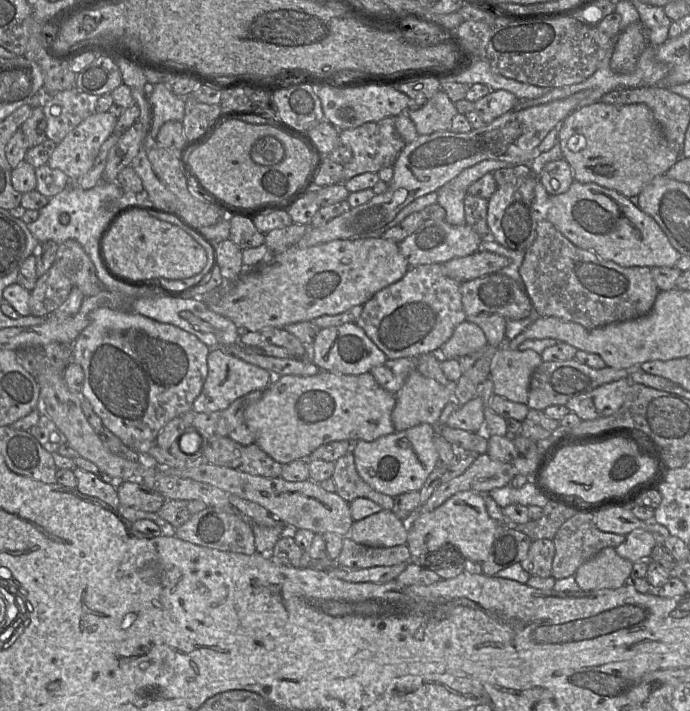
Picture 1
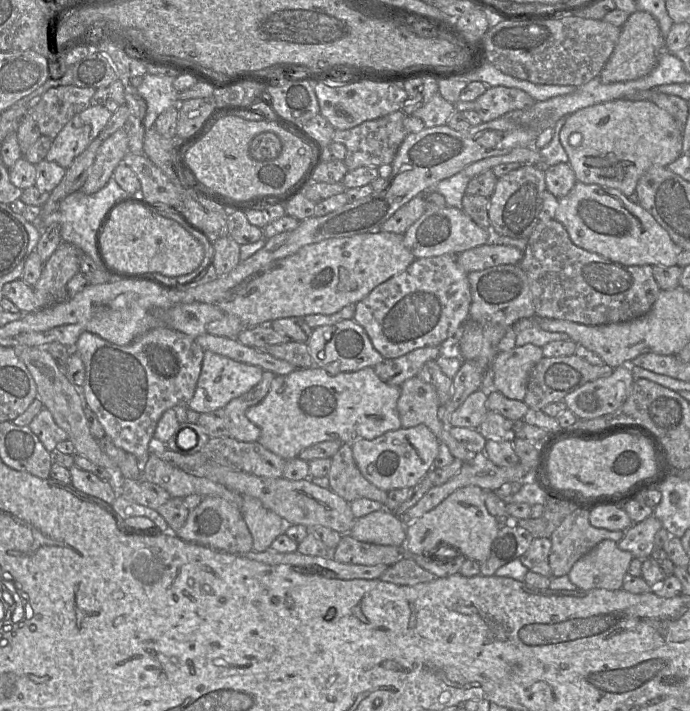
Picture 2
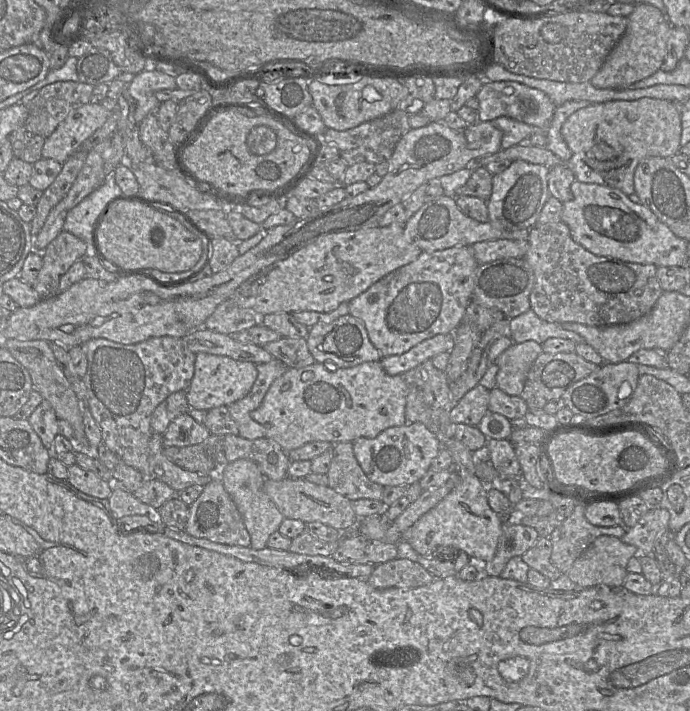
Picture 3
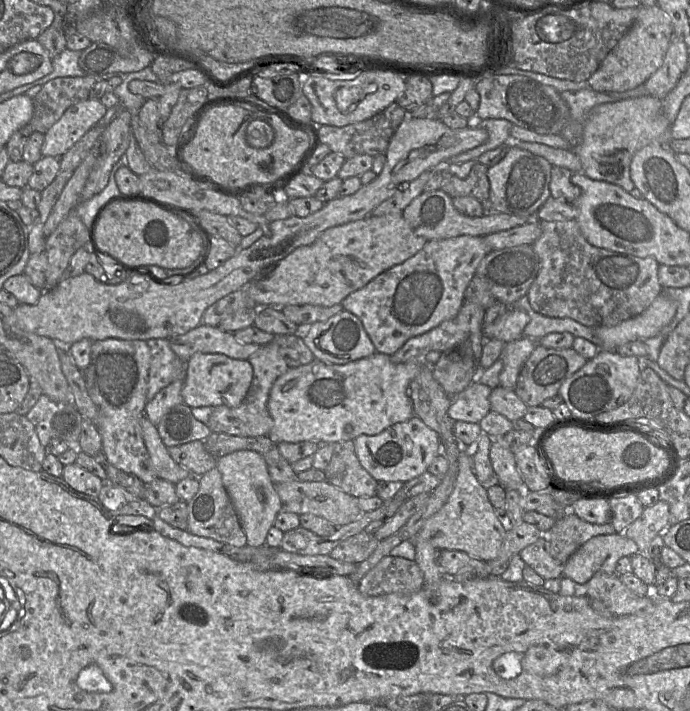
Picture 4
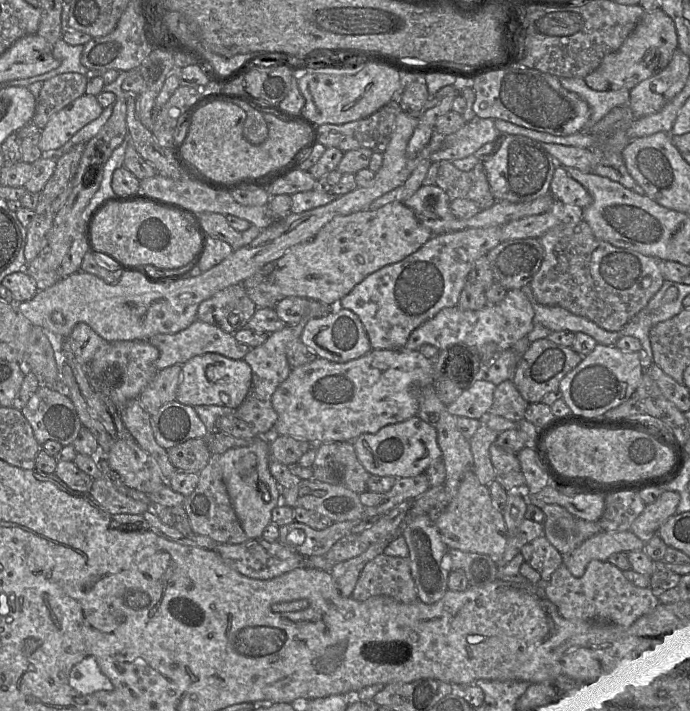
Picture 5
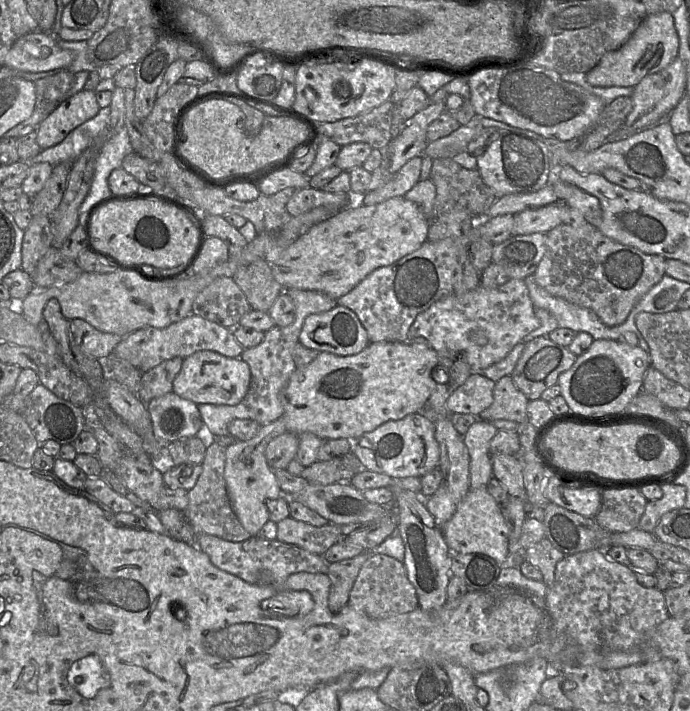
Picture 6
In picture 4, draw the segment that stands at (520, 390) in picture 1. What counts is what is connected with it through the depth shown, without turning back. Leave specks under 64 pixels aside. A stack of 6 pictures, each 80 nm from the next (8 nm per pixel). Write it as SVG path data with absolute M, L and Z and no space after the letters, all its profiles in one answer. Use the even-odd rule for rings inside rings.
M529 337L506 343L500 355L503 362L503 369L499 375L501 387L515 389L519 373L536 344L538 341Z

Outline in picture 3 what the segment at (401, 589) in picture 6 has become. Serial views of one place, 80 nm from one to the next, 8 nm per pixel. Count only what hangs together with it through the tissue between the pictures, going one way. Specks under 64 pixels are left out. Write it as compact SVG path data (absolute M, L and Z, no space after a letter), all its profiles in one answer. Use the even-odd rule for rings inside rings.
M396 558L376 565L367 582L376 589L417 588L435 579L418 562Z

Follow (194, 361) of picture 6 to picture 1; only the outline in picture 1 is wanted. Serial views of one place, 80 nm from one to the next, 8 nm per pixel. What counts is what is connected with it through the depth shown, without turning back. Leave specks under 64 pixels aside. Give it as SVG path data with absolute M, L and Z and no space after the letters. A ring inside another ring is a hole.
M219 346L210 349L207 357L208 374L202 390L192 405L195 413L224 411L236 399L256 390L265 391L273 382L274 376L266 369L249 364L228 353Z

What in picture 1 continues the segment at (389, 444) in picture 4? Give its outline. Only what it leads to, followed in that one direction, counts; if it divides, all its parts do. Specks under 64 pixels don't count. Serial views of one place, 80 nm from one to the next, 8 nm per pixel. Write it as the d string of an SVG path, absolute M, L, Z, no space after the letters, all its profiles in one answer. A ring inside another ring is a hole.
M421 423L406 430L382 436L373 442L357 441L352 446L356 469L360 477L374 490L391 497L419 491L438 460L435 435L434 427Z

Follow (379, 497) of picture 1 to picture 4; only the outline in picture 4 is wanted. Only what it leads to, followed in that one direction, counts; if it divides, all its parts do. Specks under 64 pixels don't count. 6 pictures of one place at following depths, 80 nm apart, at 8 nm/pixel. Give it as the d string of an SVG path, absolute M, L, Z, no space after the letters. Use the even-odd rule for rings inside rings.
M354 441L334 444L331 461L324 473L328 482L351 496L368 498L377 495L378 482L360 464Z

